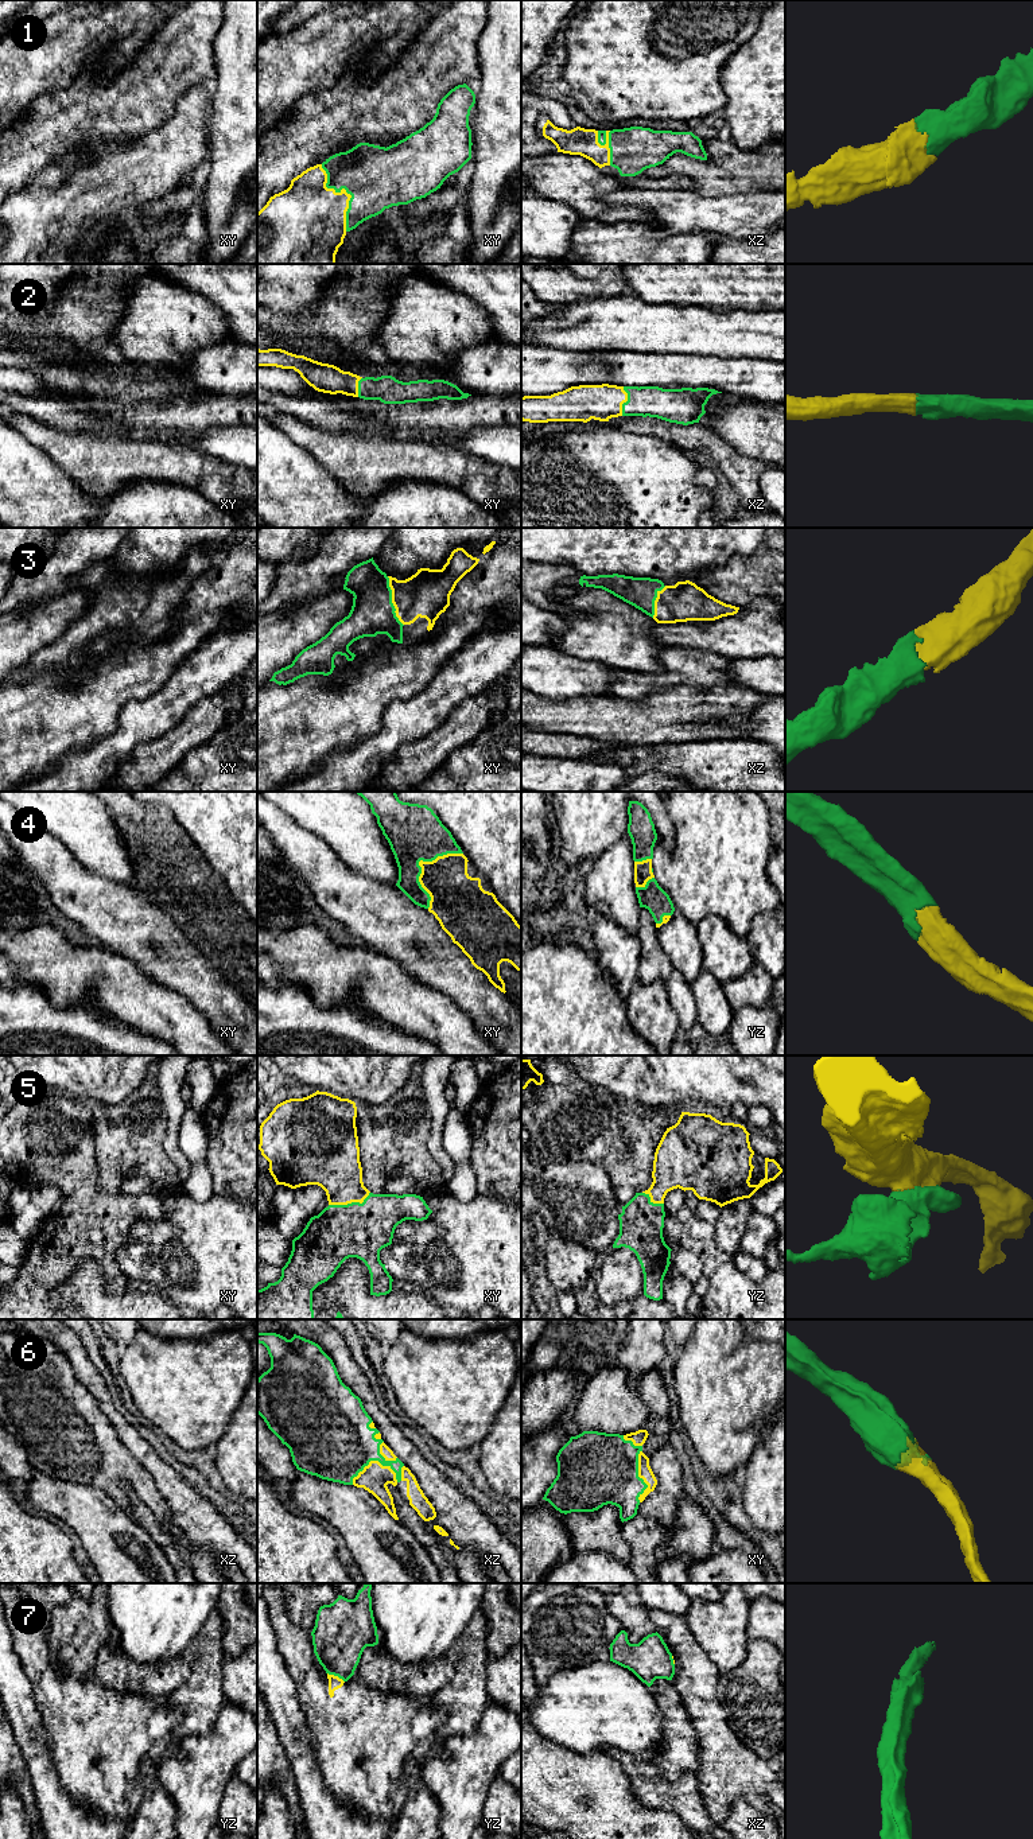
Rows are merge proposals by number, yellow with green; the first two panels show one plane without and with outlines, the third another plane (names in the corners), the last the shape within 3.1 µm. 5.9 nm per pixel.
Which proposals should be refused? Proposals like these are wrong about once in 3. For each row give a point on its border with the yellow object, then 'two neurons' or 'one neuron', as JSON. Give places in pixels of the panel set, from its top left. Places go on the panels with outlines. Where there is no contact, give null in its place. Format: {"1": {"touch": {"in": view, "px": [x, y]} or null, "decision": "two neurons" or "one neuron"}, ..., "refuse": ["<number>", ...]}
{"1": {"touch": {"in": "xy", "px": [345, 190]}, "decision": "one neuron"}, "2": {"touch": {"in": "xz", "px": [625, 401]}, "decision": "one neuron"}, "3": {"touch": {"in": "xy", "px": [392, 601]}, "decision": "one neuron"}, "4": {"touch": {"in": "xy", "px": [419, 863]}, "decision": "one neuron"}, "5": {"touch": {"in": "xy", "px": [350, 1202]}, "decision": "one neuron"}, "6": {"touch": {"in": "xz", "px": [375, 1461]}, "decision": "one neuron"}, "7": {"touch": {"in": "yz", "px": [336, 1676]}, "decision": "two neurons"}, "refuse": ["7"]}

